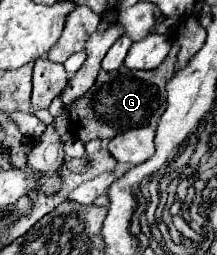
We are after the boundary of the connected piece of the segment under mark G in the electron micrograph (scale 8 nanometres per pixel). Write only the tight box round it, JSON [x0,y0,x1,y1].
[68,42,178,142]

